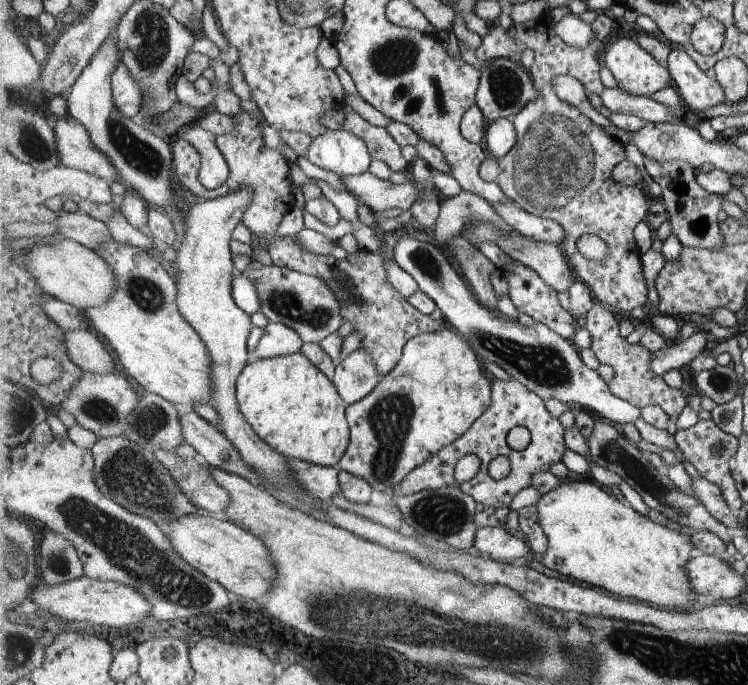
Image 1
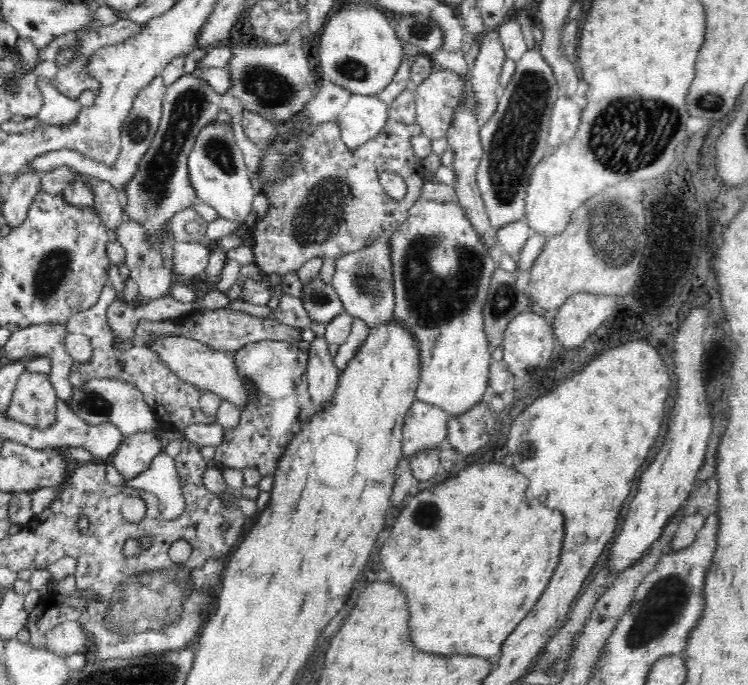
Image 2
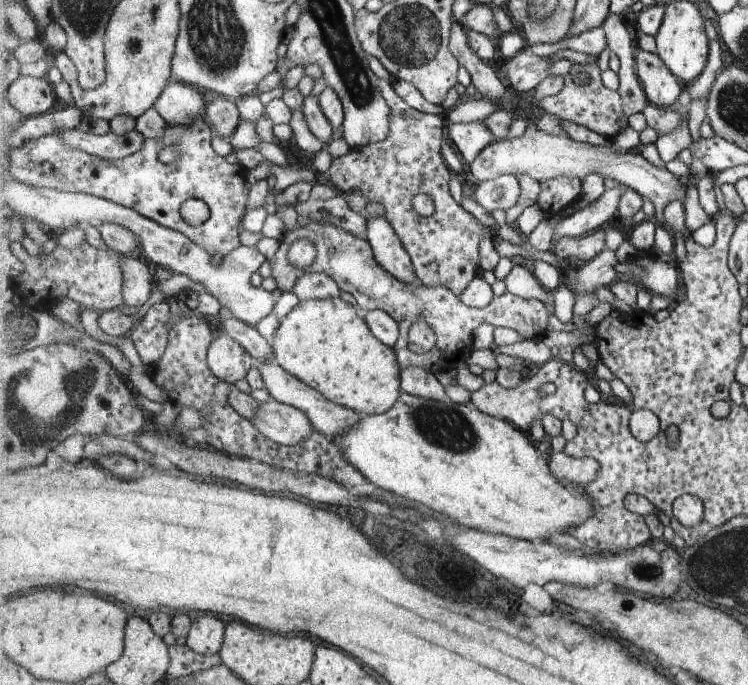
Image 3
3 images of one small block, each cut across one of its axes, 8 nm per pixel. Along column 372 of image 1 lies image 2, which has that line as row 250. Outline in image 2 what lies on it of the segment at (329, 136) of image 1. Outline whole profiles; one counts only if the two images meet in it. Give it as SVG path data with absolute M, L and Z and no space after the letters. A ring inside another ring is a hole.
M197 71L184 74L167 87L158 131L139 160L138 170L124 184L119 196L124 218L142 228L144 242L158 250L159 254L162 254L165 235L172 237L169 230L172 216L200 202L188 168L189 154L200 129L215 121L221 111L226 111L232 118L240 114L238 110L238 98L217 92Z

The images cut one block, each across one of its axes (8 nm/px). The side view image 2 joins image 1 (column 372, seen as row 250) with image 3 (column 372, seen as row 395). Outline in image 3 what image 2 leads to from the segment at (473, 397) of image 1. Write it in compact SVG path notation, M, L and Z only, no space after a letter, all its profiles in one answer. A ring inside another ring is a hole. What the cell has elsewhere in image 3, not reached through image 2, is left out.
M402 392L399 400L391 410L380 415L371 415L363 418L355 428L351 428L349 432L345 432L345 436L335 437L334 439L338 440L341 444L343 454L347 456L347 460L363 474L364 478L367 478L368 482L373 483L378 488L389 490L389 492L405 498L410 504L419 504L432 512L446 515L466 530L475 529L491 534L533 541L534 543L550 543L552 536L558 534L558 538L560 538L561 535L570 533L569 528L573 531L573 526L575 526L575 530L577 530L577 526L583 529L583 524L589 518L593 518L593 514L595 514L595 504L593 504L589 492L585 492L585 487L583 485L576 486L573 482L569 482L569 480L558 480L557 476L551 472L549 453L538 452L537 444L532 439L527 438L527 433L519 430L514 423L503 418L495 418L490 414L485 414L472 404L464 405L455 402L439 402Z

